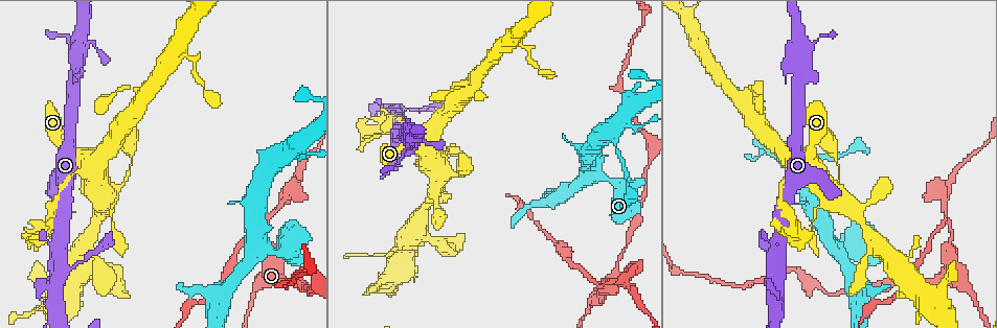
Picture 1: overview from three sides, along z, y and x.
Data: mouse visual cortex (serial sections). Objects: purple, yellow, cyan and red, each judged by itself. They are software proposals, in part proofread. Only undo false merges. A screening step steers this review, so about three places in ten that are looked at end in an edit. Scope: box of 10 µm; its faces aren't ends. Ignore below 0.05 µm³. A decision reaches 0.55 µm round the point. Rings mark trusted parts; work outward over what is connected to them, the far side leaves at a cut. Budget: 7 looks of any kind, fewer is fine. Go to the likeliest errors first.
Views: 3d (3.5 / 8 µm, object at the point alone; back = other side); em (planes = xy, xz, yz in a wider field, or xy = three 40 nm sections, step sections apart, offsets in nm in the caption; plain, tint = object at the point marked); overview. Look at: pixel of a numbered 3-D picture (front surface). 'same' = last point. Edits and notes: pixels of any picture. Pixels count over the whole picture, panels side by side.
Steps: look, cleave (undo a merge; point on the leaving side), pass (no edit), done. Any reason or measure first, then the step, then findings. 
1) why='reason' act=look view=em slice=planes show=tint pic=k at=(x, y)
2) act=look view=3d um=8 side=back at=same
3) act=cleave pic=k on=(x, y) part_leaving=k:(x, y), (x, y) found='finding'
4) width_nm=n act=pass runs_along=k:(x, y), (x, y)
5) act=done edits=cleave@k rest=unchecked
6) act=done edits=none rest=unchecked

why='thick turns thin' act=look view=3d um=3.5 pic=1 at=(602, 285)

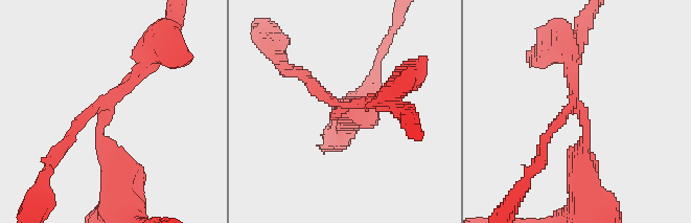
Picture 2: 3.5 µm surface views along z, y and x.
arms=3 arm_widths_nm=150,200,300 act=cleave pic=2 on=(312, 83) found='two cells meet here'

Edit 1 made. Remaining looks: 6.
why='four or more arms meet' act=look view=3d um=3.5 pic=1 at=(57, 271)

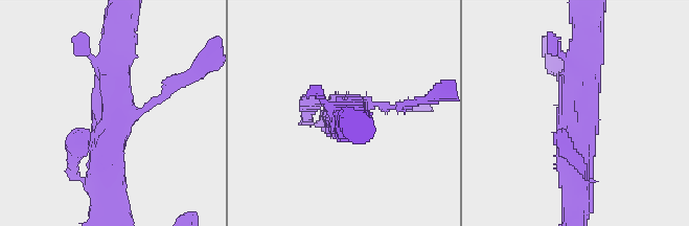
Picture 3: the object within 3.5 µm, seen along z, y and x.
arms=4 arm_widths_nm=100,200,350,500 why='shape alone is not enough' act=look view=em slice=xy step=2 show=tint pic=3 at=(115, 112)

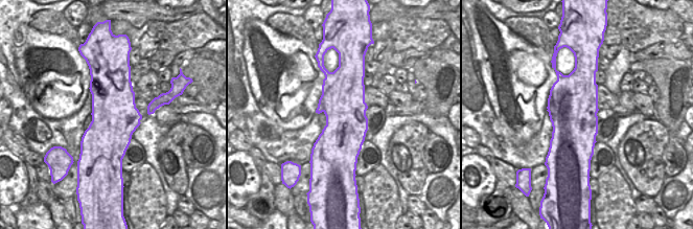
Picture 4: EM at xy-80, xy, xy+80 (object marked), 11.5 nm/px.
act=look view=em slice=xy step=1 show=tint at=same

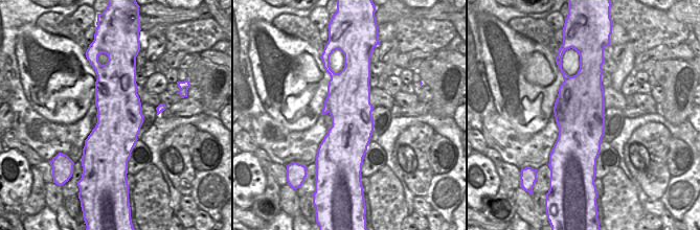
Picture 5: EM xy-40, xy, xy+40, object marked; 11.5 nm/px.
act=pass runs_along=3:(587, 50), (573, 72), (575, 185) found='continuous, no second cell'

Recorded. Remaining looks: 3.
why='redraw' act=look view=overview

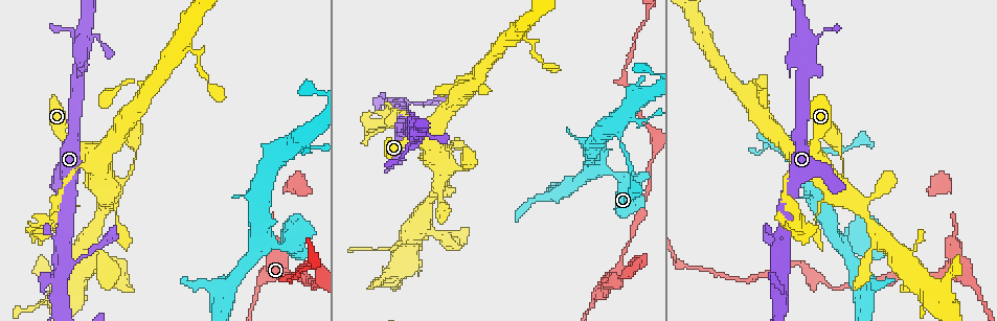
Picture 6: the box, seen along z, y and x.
why='abrupt turn' act=look view=3d um=3.5 pic=6 at=(812, 153)

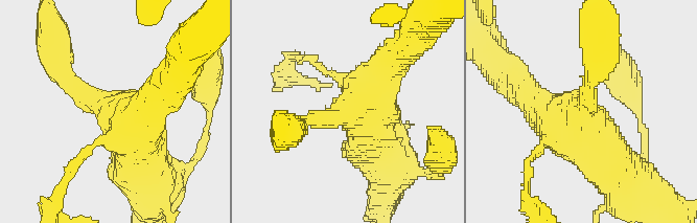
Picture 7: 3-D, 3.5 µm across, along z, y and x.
act=look view=em slice=xy step=1 show=tint pic=7 at=(578, 110)

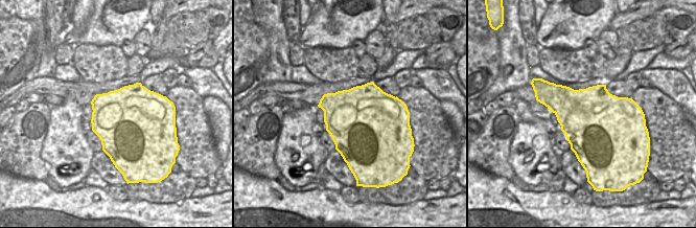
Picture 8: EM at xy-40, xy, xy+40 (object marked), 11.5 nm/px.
act=pass runs_along=7:(75, 85), (130, 119), (142, 178) found='continuous, no second cell'

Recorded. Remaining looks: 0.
act=done edits=cleave@2 rest=unchecked

